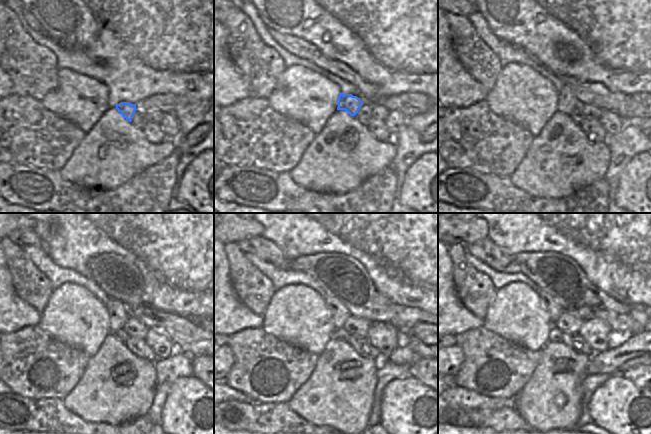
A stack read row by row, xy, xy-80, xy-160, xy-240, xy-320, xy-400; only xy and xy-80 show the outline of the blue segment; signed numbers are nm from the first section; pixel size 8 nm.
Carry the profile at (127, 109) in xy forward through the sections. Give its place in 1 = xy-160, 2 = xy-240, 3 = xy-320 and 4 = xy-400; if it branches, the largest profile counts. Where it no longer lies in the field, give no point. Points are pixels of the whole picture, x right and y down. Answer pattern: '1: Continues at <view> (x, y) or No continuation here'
1: Continues at xy-160 (567, 101)
2: Continues at xy-240 (118, 313)
3: Continues at xy-320 (339, 312)
4: Continues at xy-400 (550, 305)

